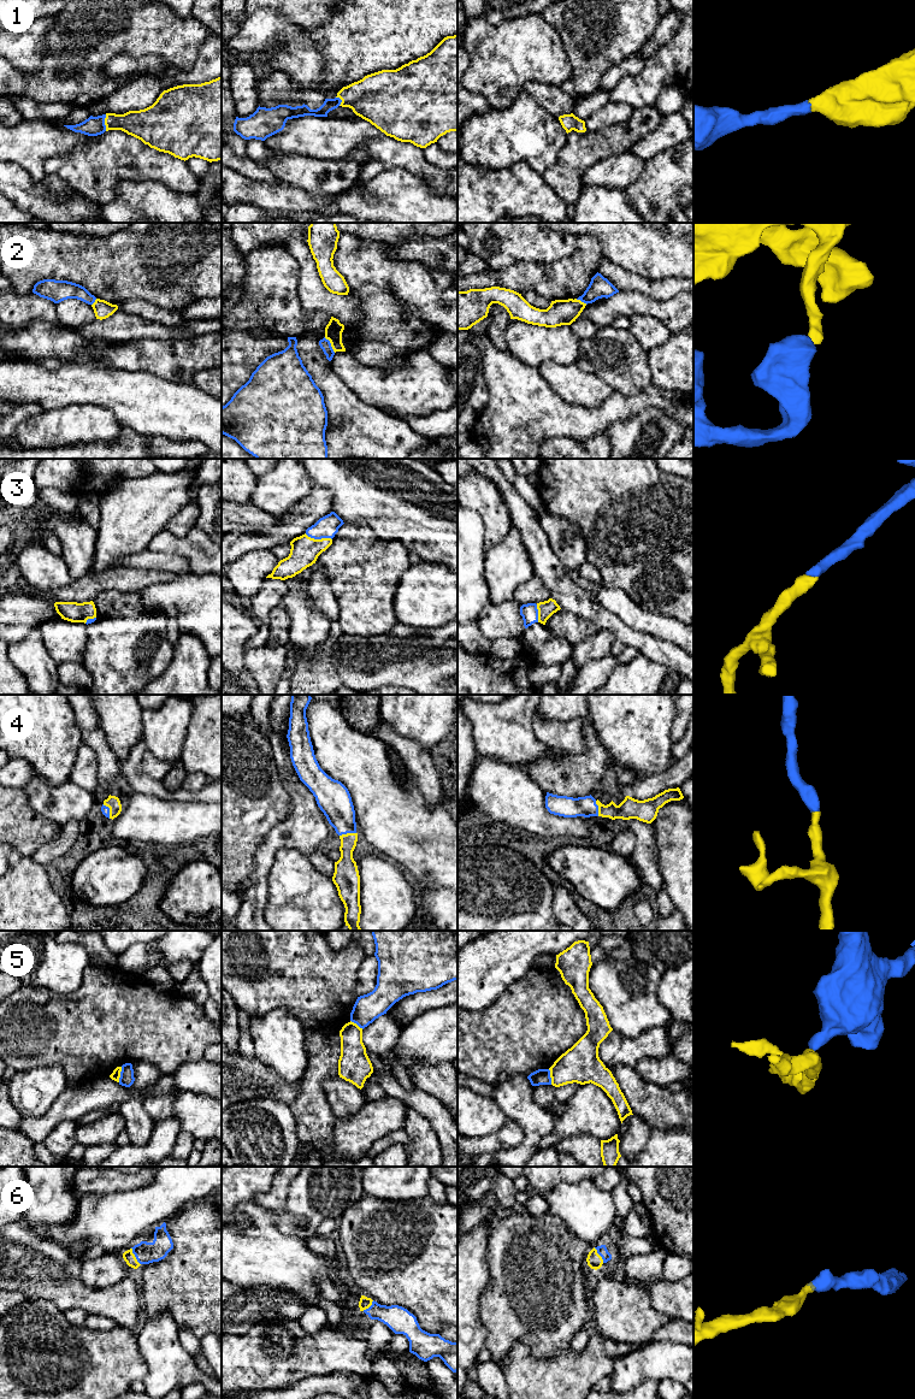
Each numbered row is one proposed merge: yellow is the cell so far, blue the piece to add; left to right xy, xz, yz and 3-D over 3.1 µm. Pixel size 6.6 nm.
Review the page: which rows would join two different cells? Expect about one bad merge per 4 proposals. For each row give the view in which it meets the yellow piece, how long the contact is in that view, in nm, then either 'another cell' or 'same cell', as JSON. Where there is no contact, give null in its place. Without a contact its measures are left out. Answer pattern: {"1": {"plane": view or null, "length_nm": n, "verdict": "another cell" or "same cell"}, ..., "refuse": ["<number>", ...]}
{"1": {"plane": "xy", "length_nm": 110, "verdict": "same cell"}, "2": {"plane": "xz", "length_nm": 130, "verdict": "another cell"}, "3": {"plane": "xz", "length_nm": 190, "verdict": "same cell"}, "4": {"plane": "xz", "length_nm": 110, "verdict": "same cell"}, "5": {"plane": "xy", "length_nm": 110, "verdict": "another cell"}, "6": {"plane": "xy", "length_nm": 130, "verdict": "same cell"}, "refuse": ["2", "5"]}

